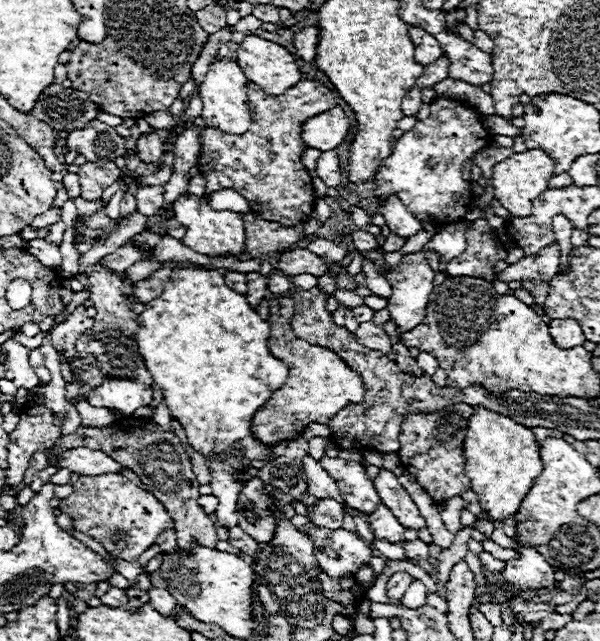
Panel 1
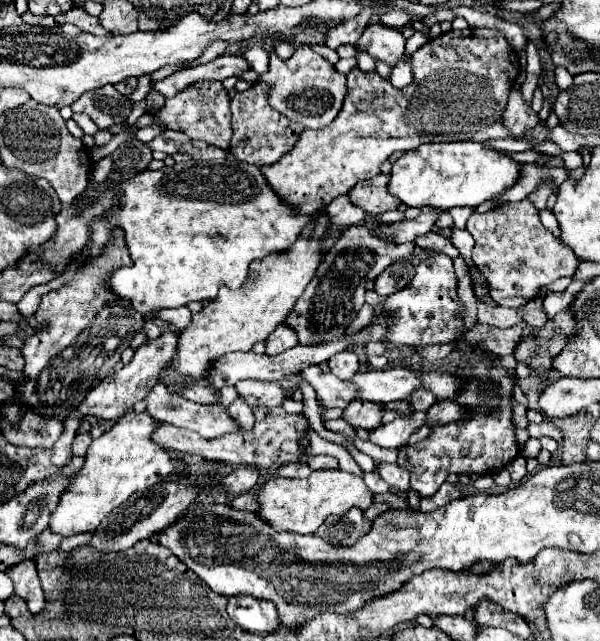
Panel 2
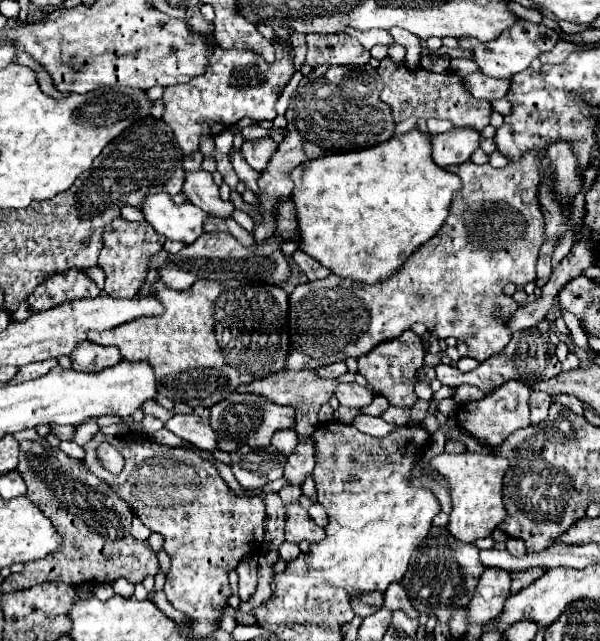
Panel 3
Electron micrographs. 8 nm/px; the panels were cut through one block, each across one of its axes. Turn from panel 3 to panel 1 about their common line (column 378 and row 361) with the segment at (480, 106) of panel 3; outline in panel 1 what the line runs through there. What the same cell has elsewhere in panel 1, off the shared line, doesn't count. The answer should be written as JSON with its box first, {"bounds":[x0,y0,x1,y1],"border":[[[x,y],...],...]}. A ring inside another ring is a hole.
{"bounds":[50,306,94,368],"border":[[[78,306],[64,322],[56,324],[52,330],[50,330],[50,336],[52,336],[52,344],[54,348],[64,356],[64,360],[68,362],[68,366],[72,368],[74,360],[78,358],[78,352],[76,352],[76,340],[94,326],[94,318],[86,316],[86,308],[84,306]]]}

